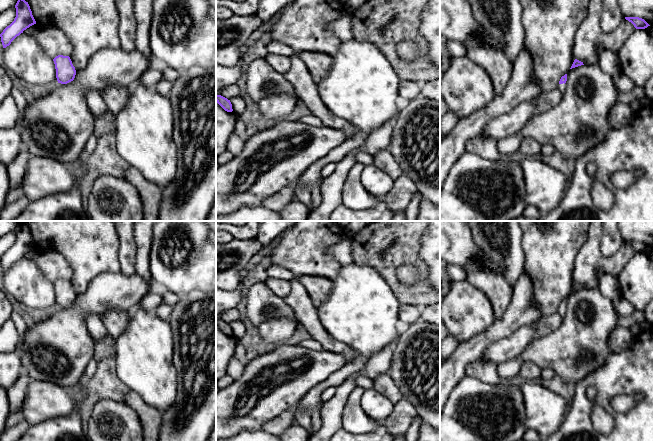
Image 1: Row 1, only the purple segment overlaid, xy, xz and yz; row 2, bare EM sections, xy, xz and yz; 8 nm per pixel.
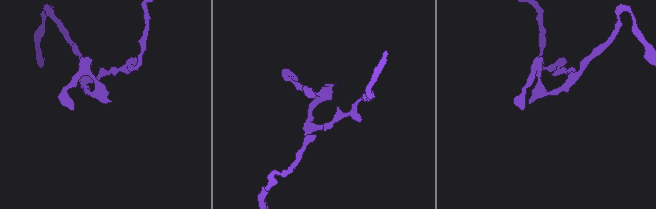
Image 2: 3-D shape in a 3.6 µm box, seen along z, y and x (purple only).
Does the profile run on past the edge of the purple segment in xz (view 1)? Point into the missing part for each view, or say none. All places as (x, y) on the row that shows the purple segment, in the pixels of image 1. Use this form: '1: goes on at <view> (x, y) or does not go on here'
1: does not go on here

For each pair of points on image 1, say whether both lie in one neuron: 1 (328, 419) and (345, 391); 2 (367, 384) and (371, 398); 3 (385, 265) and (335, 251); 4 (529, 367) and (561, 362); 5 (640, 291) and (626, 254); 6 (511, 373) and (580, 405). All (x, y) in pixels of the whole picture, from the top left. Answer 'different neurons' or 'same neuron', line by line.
1: same neuron
2: different neurons
3: different neurons
4: different neurons
5: different neurons
6: different neurons

